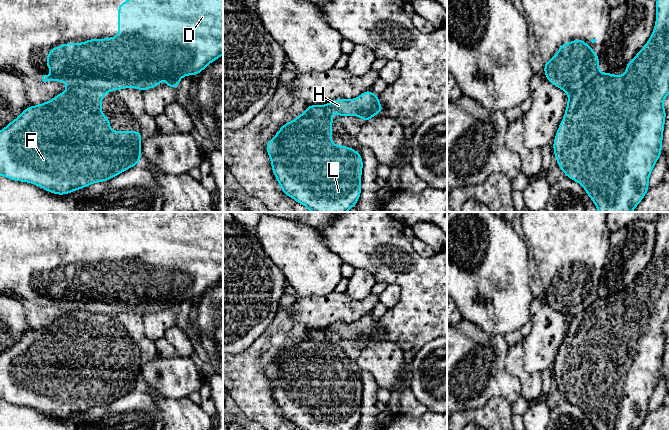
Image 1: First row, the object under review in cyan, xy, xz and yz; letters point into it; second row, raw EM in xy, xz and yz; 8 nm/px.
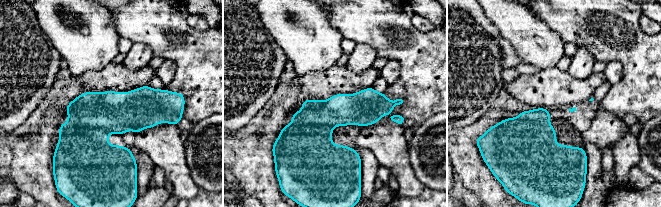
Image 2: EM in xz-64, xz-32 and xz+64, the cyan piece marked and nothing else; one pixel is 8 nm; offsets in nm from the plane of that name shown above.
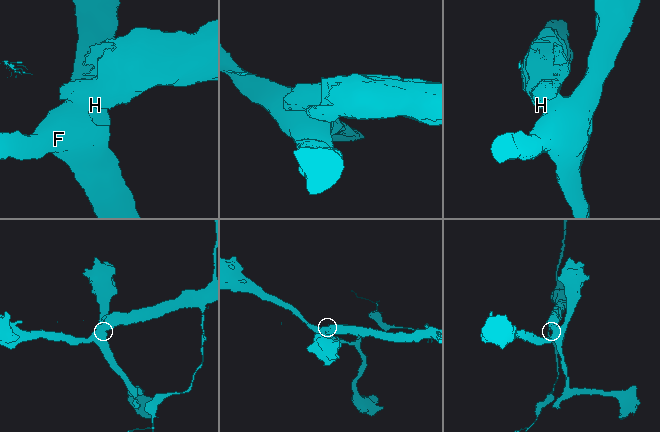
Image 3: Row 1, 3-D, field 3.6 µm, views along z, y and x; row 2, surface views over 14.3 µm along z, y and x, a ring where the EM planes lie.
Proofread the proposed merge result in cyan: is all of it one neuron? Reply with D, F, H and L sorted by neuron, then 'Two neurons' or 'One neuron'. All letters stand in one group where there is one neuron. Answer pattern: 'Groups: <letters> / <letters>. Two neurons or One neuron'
Groups: D H / F L. Two neurons

